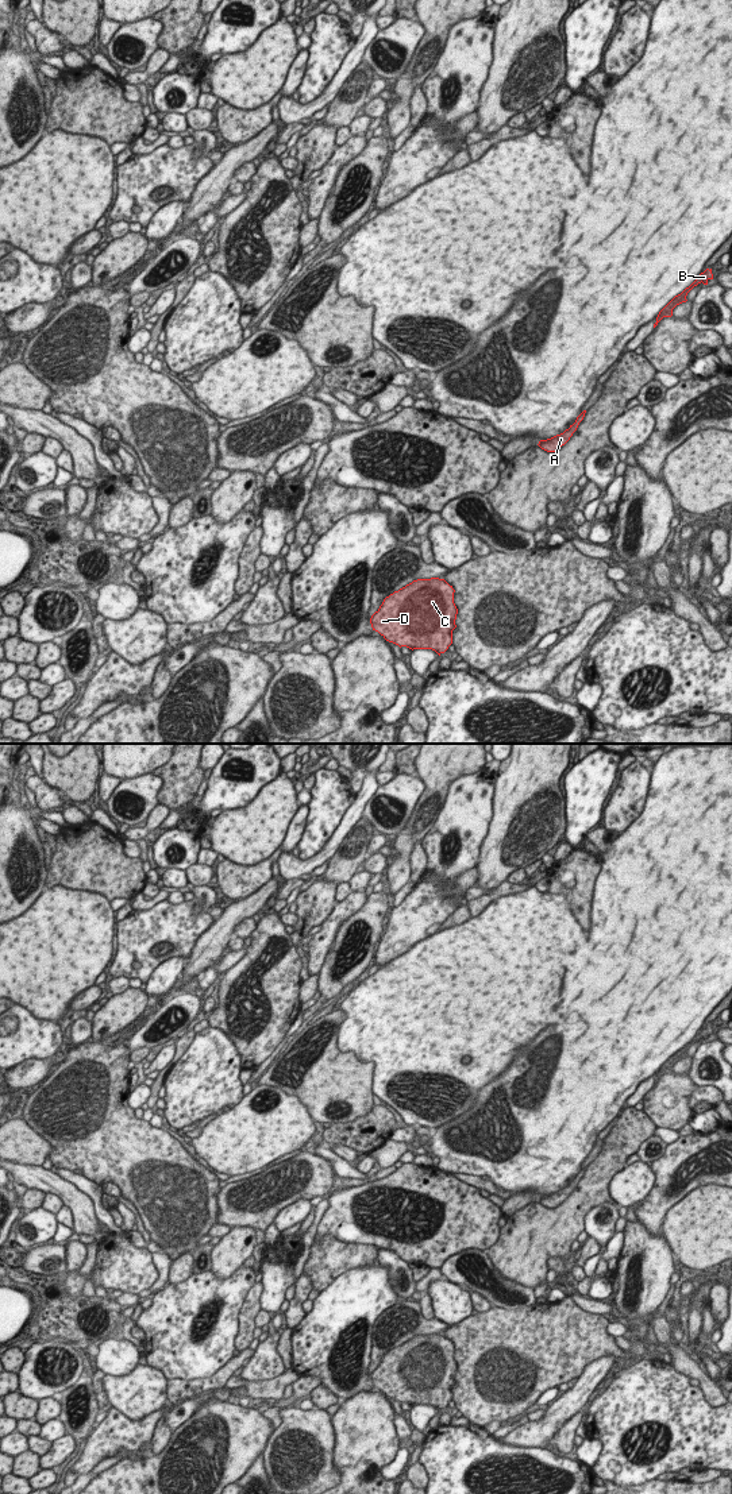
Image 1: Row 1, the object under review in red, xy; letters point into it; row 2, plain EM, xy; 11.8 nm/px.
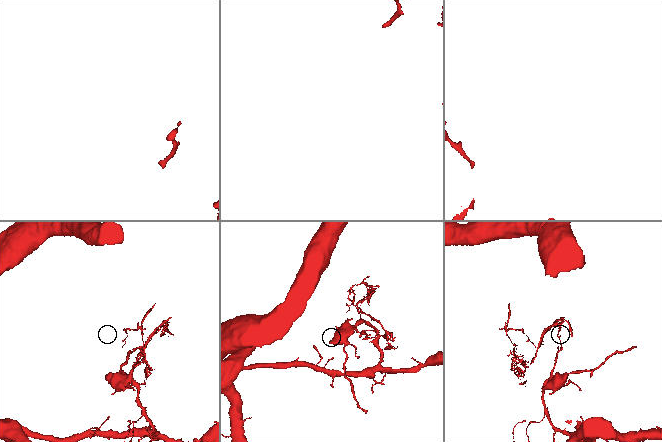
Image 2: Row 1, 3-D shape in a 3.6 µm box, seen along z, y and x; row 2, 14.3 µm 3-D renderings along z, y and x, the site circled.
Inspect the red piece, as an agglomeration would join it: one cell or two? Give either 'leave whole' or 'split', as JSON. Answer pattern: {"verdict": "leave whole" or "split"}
{"verdict": "leave whole"}

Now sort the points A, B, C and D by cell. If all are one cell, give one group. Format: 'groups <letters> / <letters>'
groups A B C D

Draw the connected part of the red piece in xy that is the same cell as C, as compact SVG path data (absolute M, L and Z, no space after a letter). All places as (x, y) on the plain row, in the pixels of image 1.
M444 1335L413 1336L384 1355L370 1374L371 1383L400 1404L432 1405L440 1412L456 1383L454 1348Z

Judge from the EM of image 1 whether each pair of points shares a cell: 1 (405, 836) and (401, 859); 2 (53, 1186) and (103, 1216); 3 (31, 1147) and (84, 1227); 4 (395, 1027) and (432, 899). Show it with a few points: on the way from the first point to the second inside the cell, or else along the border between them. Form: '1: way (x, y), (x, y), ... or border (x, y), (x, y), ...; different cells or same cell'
1: way (403, 841), (401, 853); same cell
2: border (74, 1185), (91, 1199), (96, 1219), (110, 1232); different cells
3: border (14, 1159), (41, 1166); different cells
4: border (436, 930), (393, 957); different cells

